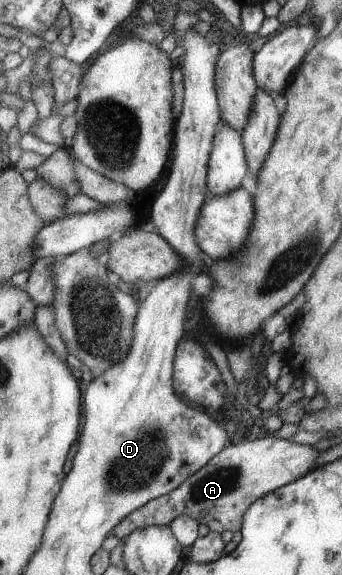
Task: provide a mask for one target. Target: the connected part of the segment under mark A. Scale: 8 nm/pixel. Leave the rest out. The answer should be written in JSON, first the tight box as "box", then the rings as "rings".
{"box":[112,434,321,539],"rings":[[[252,434],[238,444],[229,444],[222,452],[219,452],[210,463],[202,470],[195,472],[174,491],[168,495],[162,495],[146,503],[143,507],[131,512],[122,522],[116,526],[112,534],[119,539],[131,534],[136,529],[146,528],[150,525],[169,525],[182,515],[194,517],[200,524],[209,526],[210,531],[222,533],[224,530],[238,532],[243,526],[245,513],[256,502],[272,491],[279,490],[288,483],[295,481],[310,470],[318,467],[314,460],[321,452],[317,452],[311,445],[299,445],[286,439],[279,439],[274,434],[265,437],[260,434]]]}

